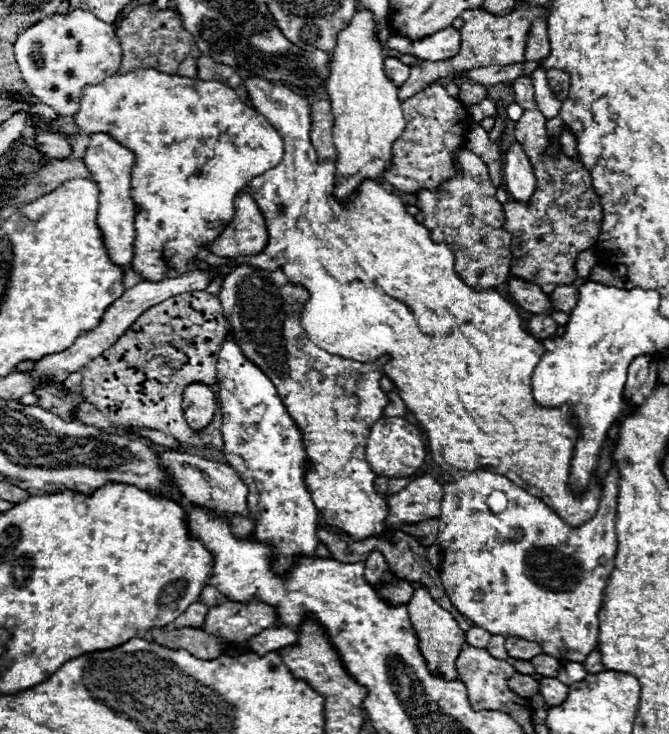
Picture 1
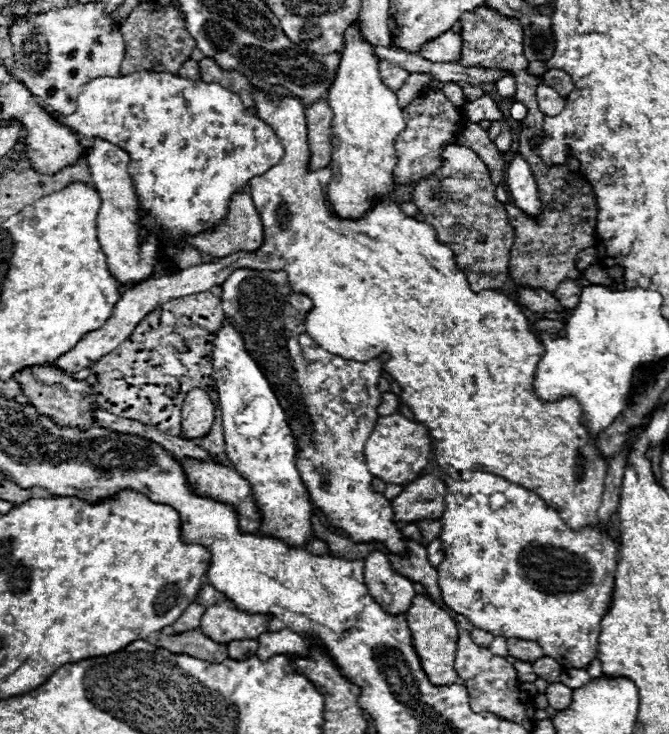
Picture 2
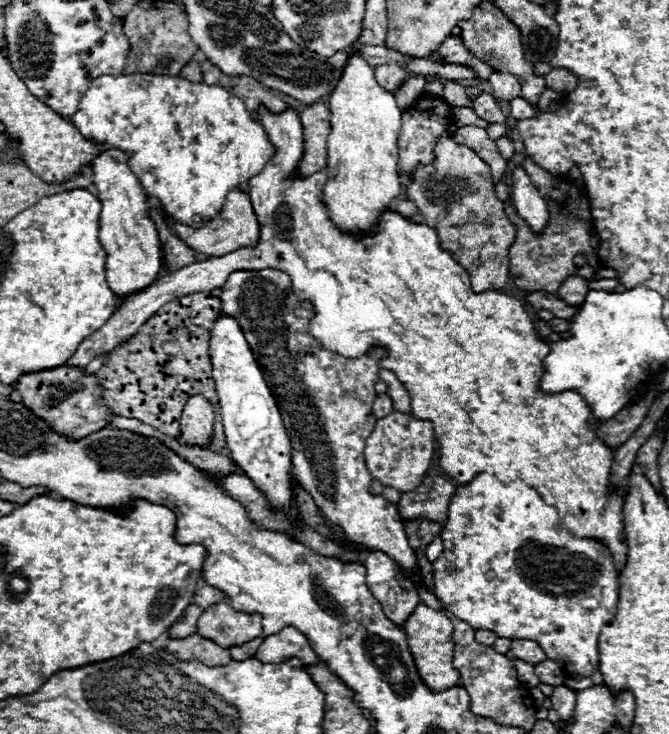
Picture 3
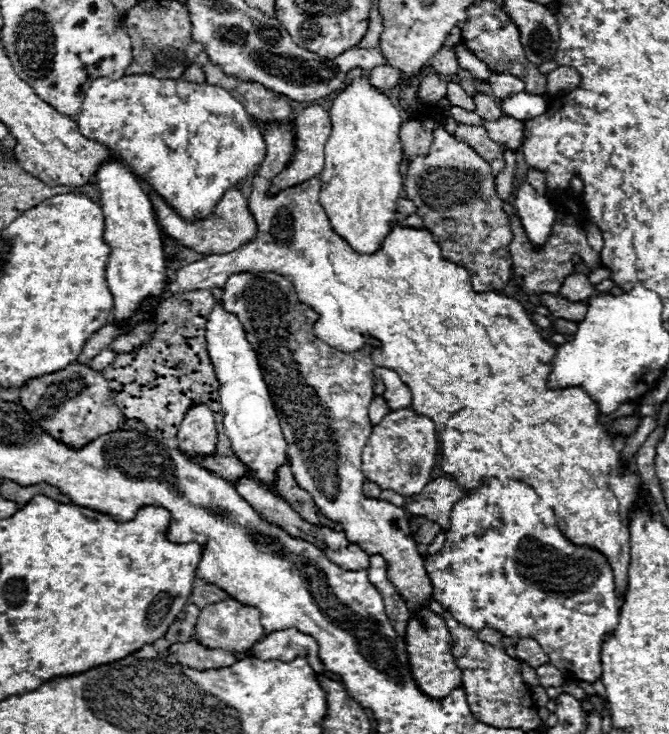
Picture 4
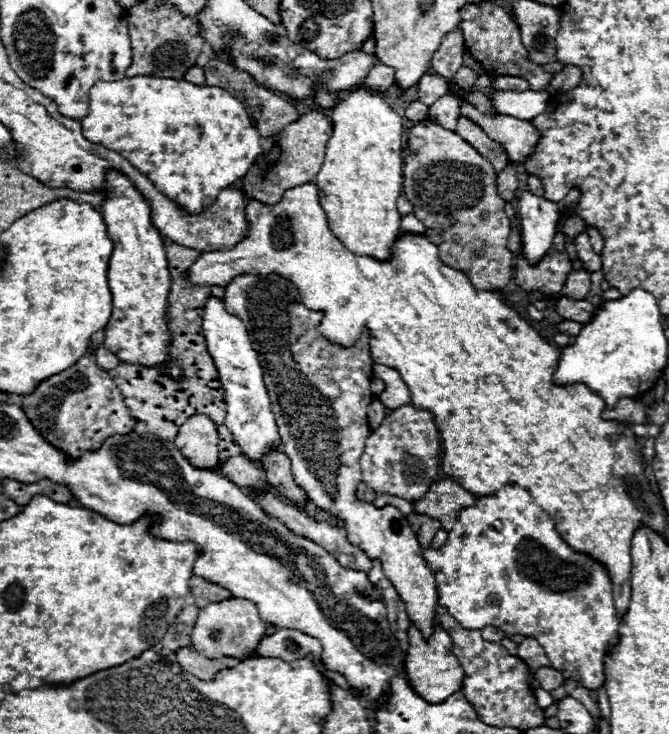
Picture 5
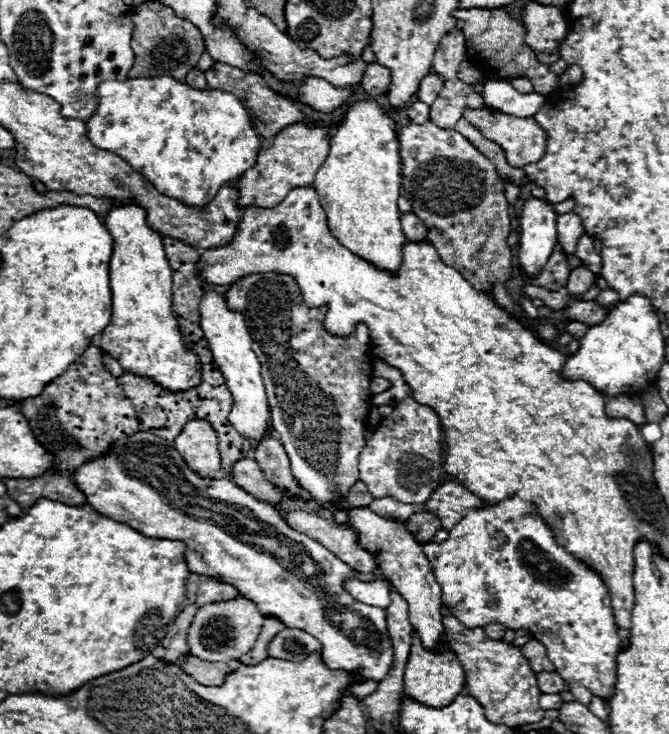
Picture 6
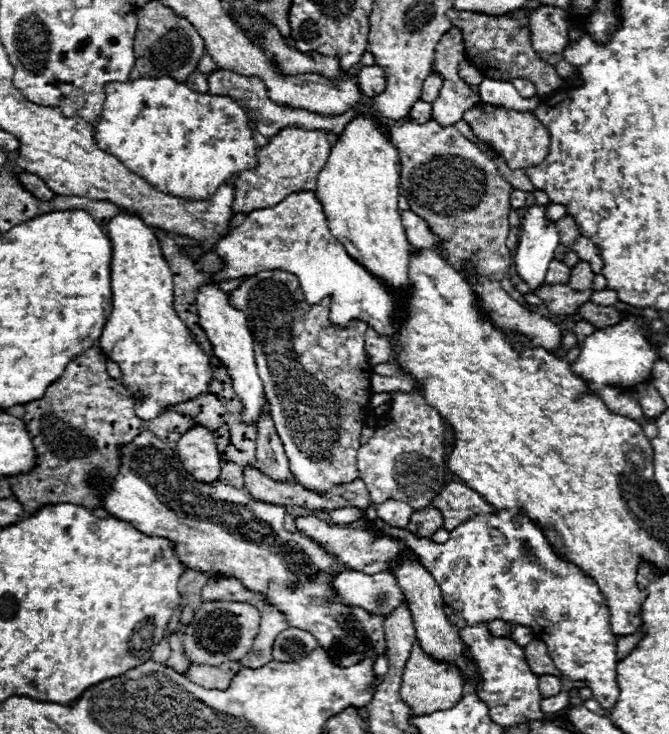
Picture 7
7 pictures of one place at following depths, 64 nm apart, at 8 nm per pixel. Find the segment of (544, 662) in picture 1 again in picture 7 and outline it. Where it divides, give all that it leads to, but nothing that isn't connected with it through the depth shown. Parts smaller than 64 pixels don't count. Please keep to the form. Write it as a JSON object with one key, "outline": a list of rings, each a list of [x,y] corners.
{"outline":[[[540,676],[538,682],[540,682],[540,694],[544,698],[550,698],[550,696],[562,692],[562,688],[564,688],[562,686],[562,680],[556,678],[556,676]]]}

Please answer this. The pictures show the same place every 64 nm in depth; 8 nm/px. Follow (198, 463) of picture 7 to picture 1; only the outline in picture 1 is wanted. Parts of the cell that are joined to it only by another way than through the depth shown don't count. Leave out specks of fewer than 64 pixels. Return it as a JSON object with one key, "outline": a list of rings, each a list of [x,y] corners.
{"outline":[[[190,384],[184,390],[184,418],[188,426],[196,432],[206,428],[212,422],[214,410],[216,410],[216,398],[214,392],[206,384]]]}

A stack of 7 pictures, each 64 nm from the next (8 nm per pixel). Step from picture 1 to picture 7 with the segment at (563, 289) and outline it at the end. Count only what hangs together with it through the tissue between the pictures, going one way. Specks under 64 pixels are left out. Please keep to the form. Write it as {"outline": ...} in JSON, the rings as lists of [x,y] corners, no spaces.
{"outline":[[[580,260],[574,268],[572,268],[572,272],[570,272],[570,282],[568,282],[568,286],[570,288],[574,288],[574,290],[590,290],[592,288],[592,278],[594,278],[594,272],[592,272],[592,268],[590,268],[590,264],[588,262],[584,262],[584,260]]]}

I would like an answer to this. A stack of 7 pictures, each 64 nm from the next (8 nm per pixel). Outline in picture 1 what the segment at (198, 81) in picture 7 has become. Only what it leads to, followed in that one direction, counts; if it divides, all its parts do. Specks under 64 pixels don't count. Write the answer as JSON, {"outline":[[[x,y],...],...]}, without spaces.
{"outline":[[[188,56],[180,66],[178,66],[178,76],[188,76],[188,78],[196,78],[198,74],[198,68],[196,68],[196,60],[192,56]]]}

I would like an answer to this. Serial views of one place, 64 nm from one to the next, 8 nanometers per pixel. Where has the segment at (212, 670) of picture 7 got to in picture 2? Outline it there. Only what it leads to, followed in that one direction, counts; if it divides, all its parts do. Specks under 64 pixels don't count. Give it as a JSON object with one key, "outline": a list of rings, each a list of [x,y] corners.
{"outline":[[[190,630],[184,634],[158,634],[158,640],[160,648],[166,648],[174,654],[188,654],[210,664],[218,664],[228,658],[228,646],[214,642],[200,630]]]}

